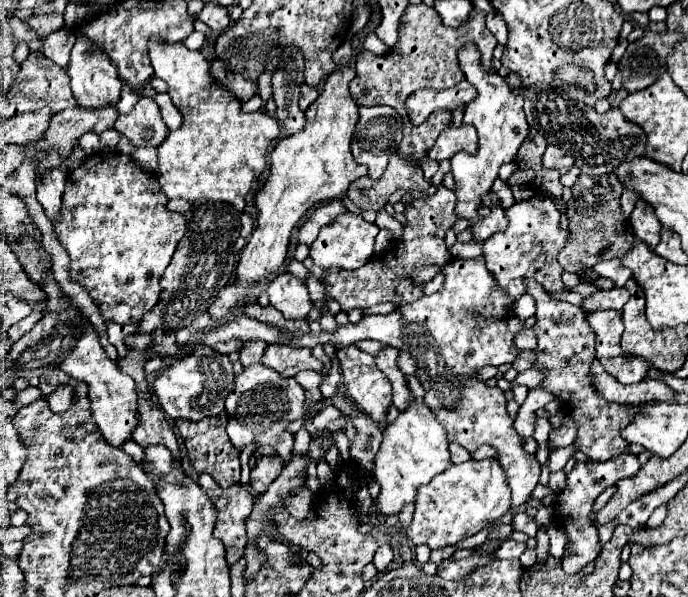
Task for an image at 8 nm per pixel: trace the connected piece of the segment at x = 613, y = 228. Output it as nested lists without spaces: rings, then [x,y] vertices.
[[[605,174],[605,176],[597,176],[597,178],[591,178],[591,176],[579,176],[577,182],[573,184],[573,196],[571,200],[567,202],[567,216],[569,216],[569,230],[573,232],[571,234],[571,240],[569,244],[563,248],[563,252],[557,256],[559,264],[567,270],[567,272],[583,272],[585,268],[593,268],[597,262],[601,260],[609,260],[609,258],[623,258],[625,252],[629,252],[629,248],[633,248],[635,244],[635,234],[631,230],[631,226],[627,222],[621,220],[621,206],[619,206],[619,198],[623,194],[623,186],[615,180],[615,176],[611,174]]]

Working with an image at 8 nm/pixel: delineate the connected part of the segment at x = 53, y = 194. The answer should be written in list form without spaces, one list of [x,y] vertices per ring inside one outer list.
[[[53,168],[41,176],[37,182],[37,200],[45,208],[45,214],[49,220],[57,220],[59,208],[61,208],[61,194],[65,188],[65,172],[59,168]]]

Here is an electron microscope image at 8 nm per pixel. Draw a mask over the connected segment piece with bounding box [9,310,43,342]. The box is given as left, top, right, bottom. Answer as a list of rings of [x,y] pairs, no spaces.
[[[31,312],[27,318],[23,318],[23,320],[20,320],[15,324],[15,326],[11,326],[9,328],[9,338],[16,342],[21,338],[24,334],[27,334],[35,326],[35,322],[39,322],[41,320],[41,316],[43,316],[43,312]]]

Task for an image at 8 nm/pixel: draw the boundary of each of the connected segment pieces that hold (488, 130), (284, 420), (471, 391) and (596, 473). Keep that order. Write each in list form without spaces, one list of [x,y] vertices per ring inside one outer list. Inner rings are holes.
[[[467,44],[465,48],[459,50],[459,64],[463,68],[465,80],[477,88],[477,98],[467,104],[463,122],[473,124],[477,128],[479,148],[475,156],[459,152],[451,158],[451,172],[455,176],[455,194],[457,194],[455,216],[469,220],[469,224],[475,224],[477,220],[481,220],[481,214],[477,212],[481,206],[481,198],[489,194],[493,182],[499,178],[499,168],[515,158],[521,142],[527,138],[529,124],[523,112],[525,102],[523,96],[515,96],[507,80],[501,78],[495,70],[485,70],[481,66],[479,50],[475,44]]]
[[[253,364],[253,368],[245,368],[245,372],[235,378],[235,388],[225,400],[225,410],[229,414],[227,434],[235,448],[245,450],[247,446],[253,444],[271,446],[287,464],[295,442],[295,434],[291,434],[287,426],[303,418],[303,404],[305,404],[305,392],[295,378],[277,376],[273,368],[263,368],[263,364]]]
[[[479,256],[471,260],[453,258],[453,264],[445,266],[445,282],[439,292],[421,296],[421,300],[395,308],[385,316],[365,314],[357,324],[347,322],[337,326],[335,332],[323,330],[321,334],[309,332],[305,336],[289,336],[283,334],[283,330],[277,326],[269,326],[241,314],[231,322],[225,322],[223,326],[207,332],[201,342],[209,344],[215,348],[215,352],[221,354],[237,352],[245,342],[257,338],[265,340],[267,344],[287,344],[301,348],[315,348],[317,344],[331,344],[337,348],[357,344],[361,340],[379,340],[397,350],[411,352],[418,364],[417,378],[425,386],[425,404],[433,410],[439,424],[445,426],[449,442],[467,448],[471,454],[483,444],[493,446],[497,450],[497,462],[507,474],[513,506],[519,506],[531,498],[531,492],[539,484],[539,462],[521,448],[521,438],[505,410],[505,394],[497,386],[489,387],[485,382],[477,382],[473,378],[474,369],[478,372],[486,365],[498,367],[513,363],[517,356],[513,336],[519,330],[523,330],[523,322],[513,314],[509,296],[497,286],[495,278],[485,266],[485,258]],[[449,375],[453,375],[451,381],[448,380]]]
[[[619,454],[607,462],[577,462],[575,468],[567,474],[567,486],[565,490],[559,494],[559,502],[555,502],[555,524],[561,524],[567,532],[567,538],[571,540],[571,554],[563,556],[563,568],[567,574],[575,574],[579,572],[585,564],[593,562],[599,554],[599,536],[597,536],[597,528],[591,524],[589,520],[589,512],[591,506],[595,502],[595,498],[609,486],[613,486],[617,480],[633,476],[639,470],[639,460],[635,454]]]

